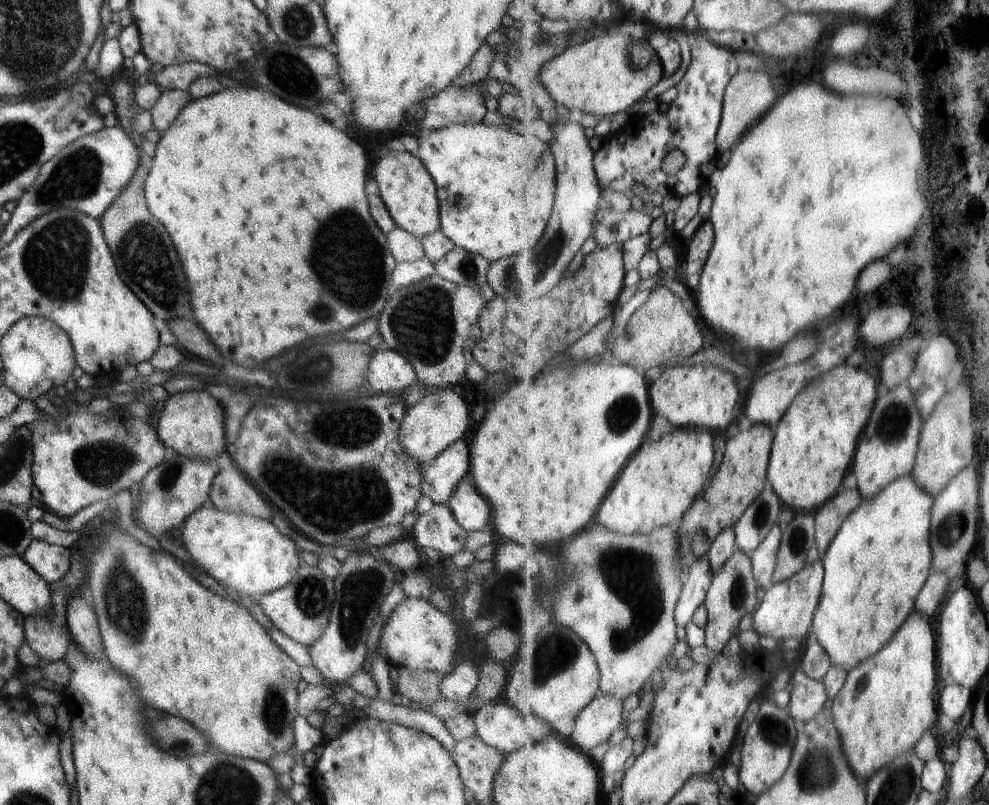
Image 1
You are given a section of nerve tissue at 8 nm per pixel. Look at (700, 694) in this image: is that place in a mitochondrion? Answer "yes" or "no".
no

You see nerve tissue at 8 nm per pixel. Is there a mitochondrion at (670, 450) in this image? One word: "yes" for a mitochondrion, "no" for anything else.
no

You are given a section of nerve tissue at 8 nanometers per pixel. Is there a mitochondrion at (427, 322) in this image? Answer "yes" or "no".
yes

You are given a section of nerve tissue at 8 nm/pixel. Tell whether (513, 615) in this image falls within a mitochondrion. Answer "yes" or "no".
no

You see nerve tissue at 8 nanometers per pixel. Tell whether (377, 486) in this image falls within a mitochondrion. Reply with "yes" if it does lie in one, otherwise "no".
yes

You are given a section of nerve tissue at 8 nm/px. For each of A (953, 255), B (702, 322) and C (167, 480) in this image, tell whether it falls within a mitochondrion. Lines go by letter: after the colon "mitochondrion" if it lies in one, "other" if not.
A: other
B: other
C: mitochondrion

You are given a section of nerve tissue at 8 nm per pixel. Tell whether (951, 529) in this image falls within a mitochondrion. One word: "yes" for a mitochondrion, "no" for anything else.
yes

